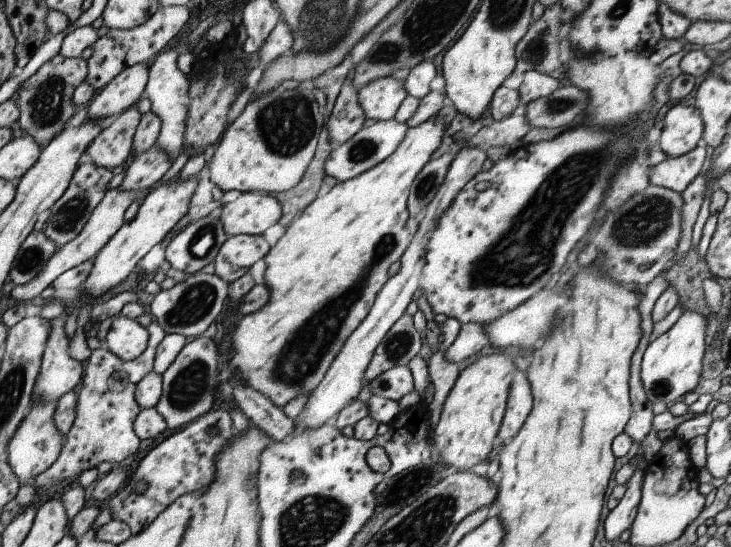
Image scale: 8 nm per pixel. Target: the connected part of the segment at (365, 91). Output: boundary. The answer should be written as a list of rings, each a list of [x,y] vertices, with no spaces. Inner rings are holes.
[[[385,76],[362,86],[357,91],[357,102],[365,118],[385,121],[394,118],[406,95],[403,81],[395,80],[393,76]]]

